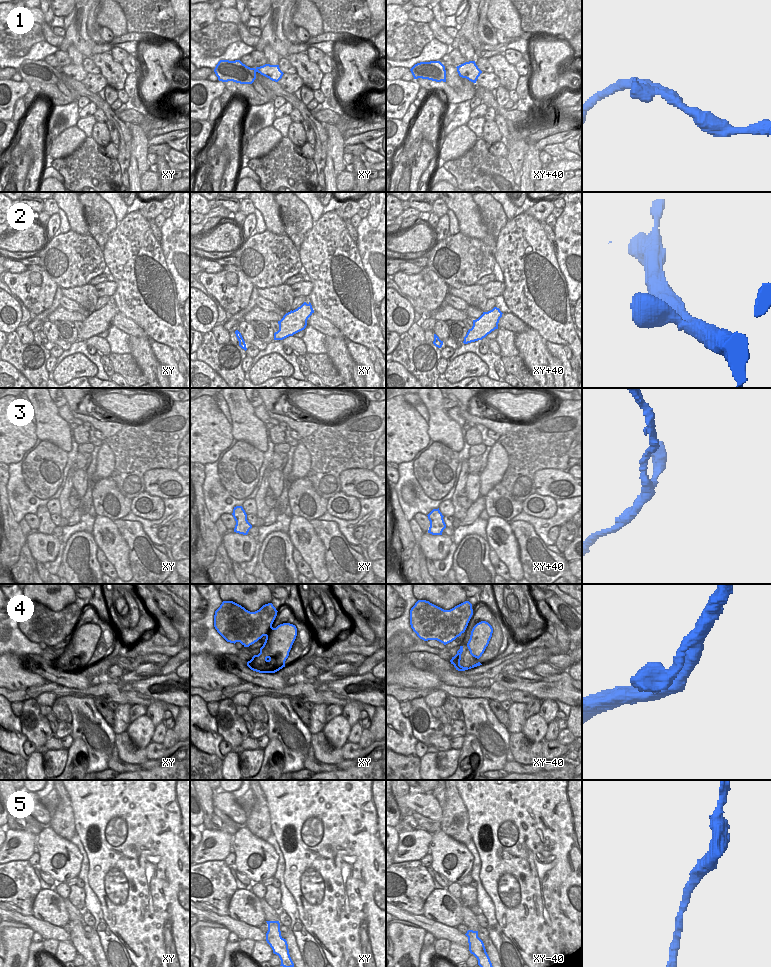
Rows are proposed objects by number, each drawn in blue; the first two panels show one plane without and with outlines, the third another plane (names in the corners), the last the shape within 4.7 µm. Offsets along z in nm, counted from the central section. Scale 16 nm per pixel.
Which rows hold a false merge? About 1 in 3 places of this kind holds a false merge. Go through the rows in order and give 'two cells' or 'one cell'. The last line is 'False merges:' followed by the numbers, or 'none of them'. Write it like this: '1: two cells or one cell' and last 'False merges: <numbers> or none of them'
1: two cells
2: one cell
3: one cell
4: one cell
5: one cell
False merges: 1

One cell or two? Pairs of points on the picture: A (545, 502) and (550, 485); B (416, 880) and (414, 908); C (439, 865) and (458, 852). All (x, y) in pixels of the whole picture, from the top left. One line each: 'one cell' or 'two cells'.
A: two cells
B: one cell
C: one cell

